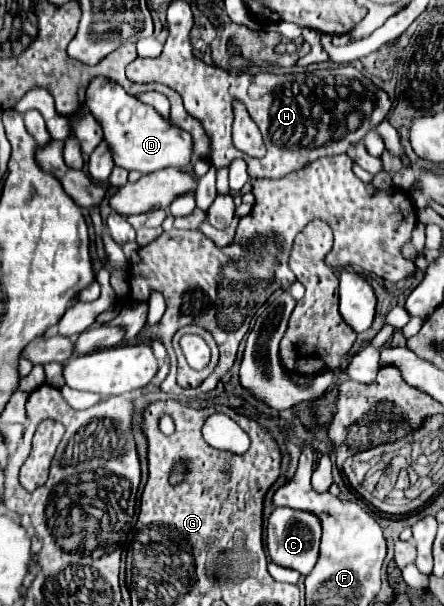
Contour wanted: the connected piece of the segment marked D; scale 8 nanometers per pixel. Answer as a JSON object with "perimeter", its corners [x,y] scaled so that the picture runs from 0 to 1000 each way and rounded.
{"perimeter":[[[216,129],[198,142],[194,175],[230,208],[234,231],[252,251],[261,274],[333,287],[383,274],[410,277],[428,271],[428,254],[432,254],[428,221],[414,221],[414,215],[378,208],[378,198],[360,195],[360,188],[351,188],[342,175],[329,175],[324,168],[284,155],[279,145],[266,142],[261,135],[248,135],[239,129]]]}

